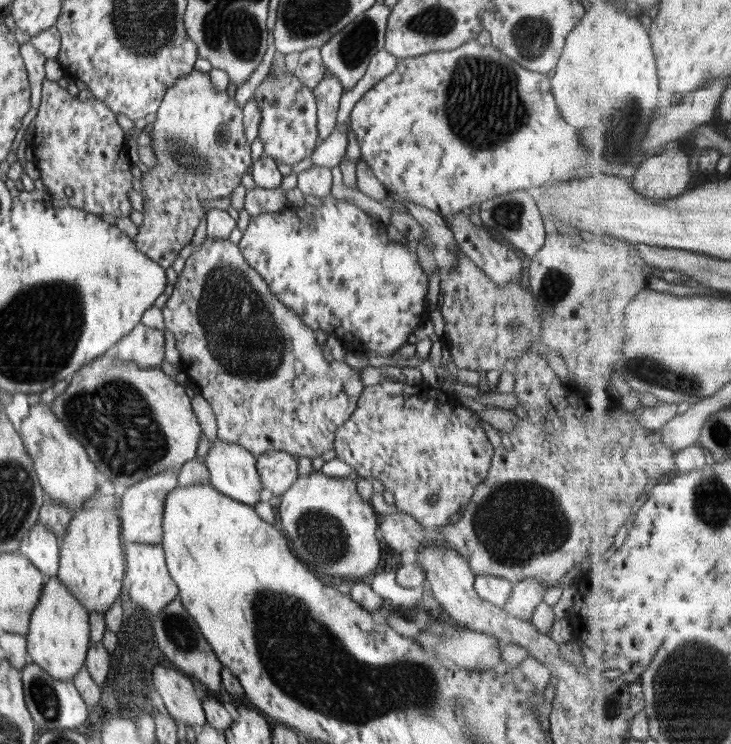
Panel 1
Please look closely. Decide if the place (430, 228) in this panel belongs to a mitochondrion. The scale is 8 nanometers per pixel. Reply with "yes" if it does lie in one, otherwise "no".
no

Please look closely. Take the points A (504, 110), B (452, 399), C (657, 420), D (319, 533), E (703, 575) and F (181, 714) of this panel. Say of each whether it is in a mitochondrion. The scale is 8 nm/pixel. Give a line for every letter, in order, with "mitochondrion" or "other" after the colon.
A: mitochondrion
B: other
C: other
D: mitochondrion
E: other
F: other

